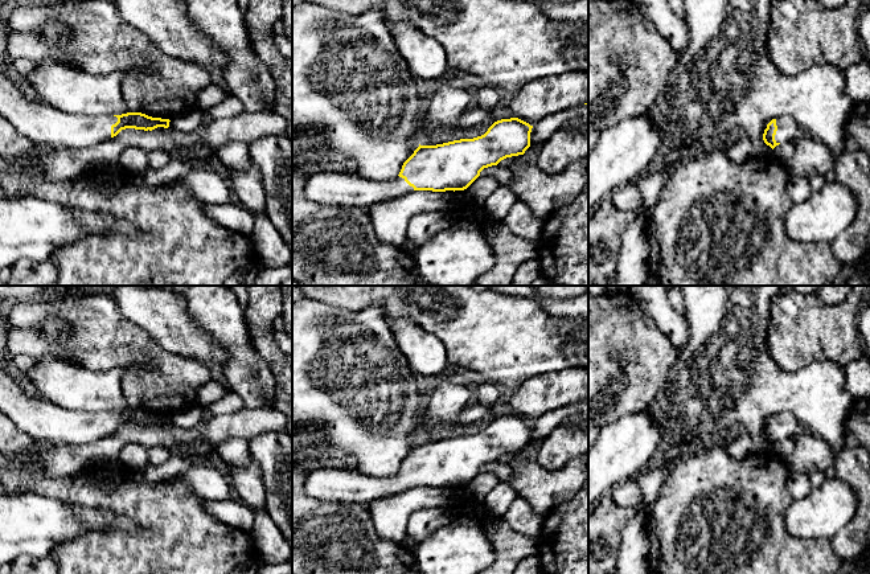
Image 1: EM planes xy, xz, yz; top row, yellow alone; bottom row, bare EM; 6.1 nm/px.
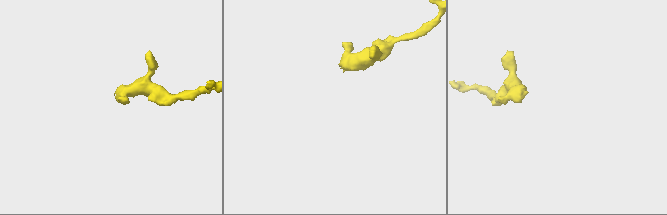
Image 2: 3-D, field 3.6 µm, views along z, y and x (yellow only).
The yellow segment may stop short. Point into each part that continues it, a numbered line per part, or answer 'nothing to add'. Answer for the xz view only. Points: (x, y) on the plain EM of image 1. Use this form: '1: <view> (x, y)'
1: xz (325, 484)

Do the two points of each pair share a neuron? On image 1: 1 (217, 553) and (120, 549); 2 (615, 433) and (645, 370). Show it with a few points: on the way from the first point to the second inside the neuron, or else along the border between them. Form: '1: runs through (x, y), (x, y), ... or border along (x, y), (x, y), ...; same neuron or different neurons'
1: runs through (193, 553), (144, 553); same neuron
2: border along (641, 410), (624, 414), (602, 427); different neurons

